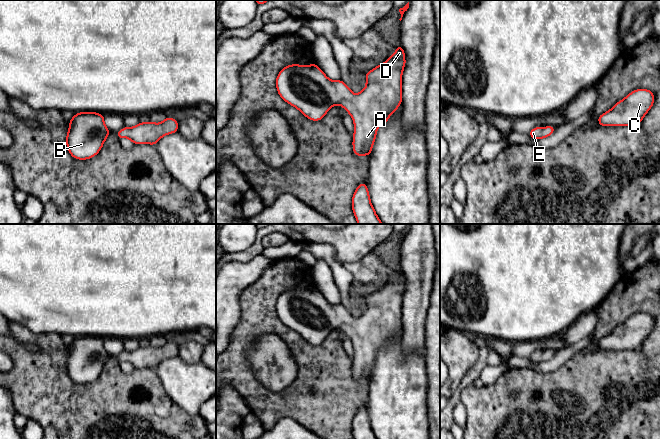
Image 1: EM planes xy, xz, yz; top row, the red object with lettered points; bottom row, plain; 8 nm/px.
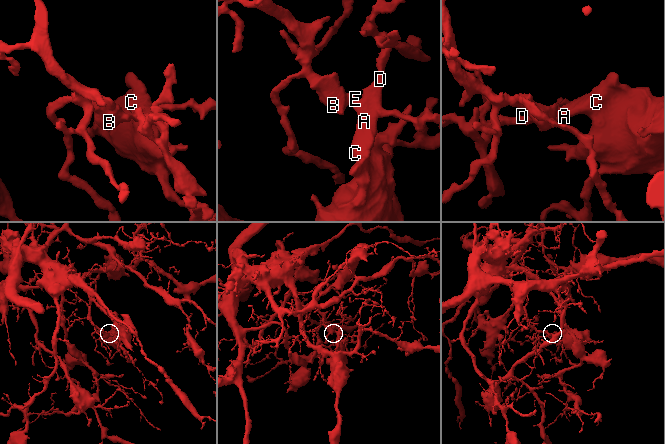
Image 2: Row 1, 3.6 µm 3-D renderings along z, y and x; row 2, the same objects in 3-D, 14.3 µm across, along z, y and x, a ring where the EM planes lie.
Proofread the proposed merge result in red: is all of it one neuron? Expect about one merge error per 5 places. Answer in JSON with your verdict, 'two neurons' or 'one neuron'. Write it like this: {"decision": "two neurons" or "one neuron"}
{"decision": "one neuron"}

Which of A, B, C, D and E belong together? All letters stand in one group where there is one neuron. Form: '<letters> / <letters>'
A B C D E

